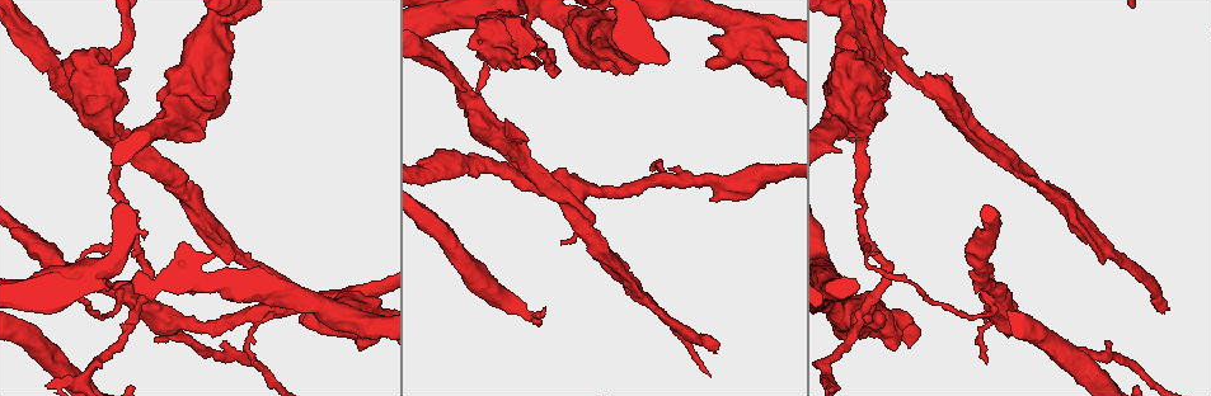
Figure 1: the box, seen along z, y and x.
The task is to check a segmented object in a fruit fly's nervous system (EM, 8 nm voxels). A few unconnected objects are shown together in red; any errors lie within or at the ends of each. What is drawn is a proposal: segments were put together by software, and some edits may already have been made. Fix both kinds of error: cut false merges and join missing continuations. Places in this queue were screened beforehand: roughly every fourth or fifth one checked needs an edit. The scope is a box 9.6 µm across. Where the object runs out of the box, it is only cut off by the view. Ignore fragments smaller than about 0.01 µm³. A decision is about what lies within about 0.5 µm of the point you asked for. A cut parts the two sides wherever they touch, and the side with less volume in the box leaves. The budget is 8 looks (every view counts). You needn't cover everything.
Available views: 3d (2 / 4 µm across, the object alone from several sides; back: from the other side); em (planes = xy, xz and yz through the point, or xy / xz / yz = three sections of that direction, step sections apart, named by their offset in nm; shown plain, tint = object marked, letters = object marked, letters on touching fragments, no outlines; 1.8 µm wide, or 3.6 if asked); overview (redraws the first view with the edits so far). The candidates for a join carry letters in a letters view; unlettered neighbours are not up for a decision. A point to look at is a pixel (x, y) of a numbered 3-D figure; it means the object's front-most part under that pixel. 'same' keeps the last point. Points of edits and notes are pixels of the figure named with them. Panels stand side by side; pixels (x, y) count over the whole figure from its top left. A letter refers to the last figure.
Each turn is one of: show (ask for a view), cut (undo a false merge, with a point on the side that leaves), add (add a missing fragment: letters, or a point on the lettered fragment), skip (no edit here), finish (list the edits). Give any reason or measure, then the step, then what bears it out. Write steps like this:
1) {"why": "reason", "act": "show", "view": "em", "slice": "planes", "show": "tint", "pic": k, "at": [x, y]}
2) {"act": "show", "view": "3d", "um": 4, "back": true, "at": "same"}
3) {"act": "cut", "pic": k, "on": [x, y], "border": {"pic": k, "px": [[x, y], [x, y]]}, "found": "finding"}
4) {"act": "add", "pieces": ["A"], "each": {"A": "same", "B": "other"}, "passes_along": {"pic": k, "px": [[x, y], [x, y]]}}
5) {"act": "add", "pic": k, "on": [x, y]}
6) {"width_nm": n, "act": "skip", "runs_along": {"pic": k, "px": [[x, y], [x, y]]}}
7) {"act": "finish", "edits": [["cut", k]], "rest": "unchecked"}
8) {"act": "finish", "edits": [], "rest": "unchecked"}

{"act": "show", "view": "3d", "um": 4, "back": true, "pic": 1, "at": [566, 198]}

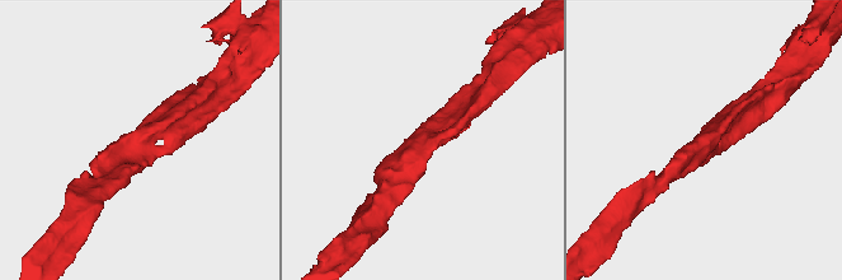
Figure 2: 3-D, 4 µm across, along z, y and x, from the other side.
{"why": "now the EM", "act": "show", "view": "em", "um": 3.6, "slice": "planes", "show": "letters", "pic": 2, "at": [706, 141]}

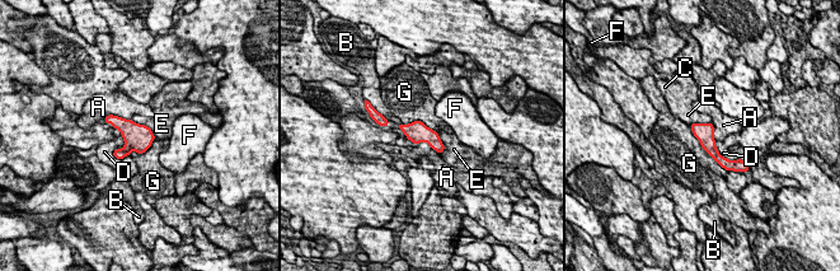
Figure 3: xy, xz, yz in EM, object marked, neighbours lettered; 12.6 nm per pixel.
{"longest_contact_nm": ["G", 750], "act": "skip", "each": {"A": "other", "B": "other", "C": "other", "D": "other", "E": "other", "F": "other", "G": "other"}, "border": {"pic": 3, "px": [[103, 118], [117, 115], [130, 120]]}, "found": "continuous, no second cell"}

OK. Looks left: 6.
{"why": "abrupt turn", "act": "show", "view": "3d", "um": 4, "pic": 1, "at": [212, 71]}

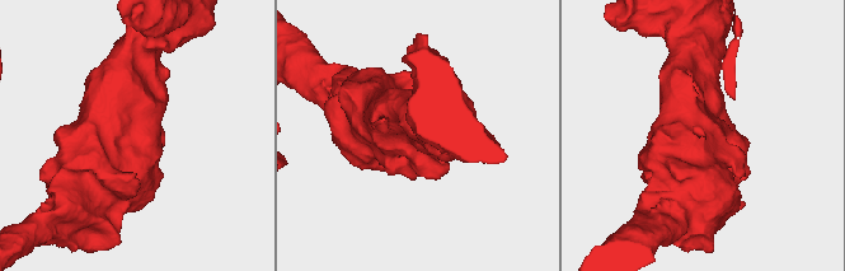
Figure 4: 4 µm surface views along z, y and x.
{"act": "show", "view": "em", "um": 3.6, "slice": "planes", "show": "tint", "pic": 4, "at": [129, 132]}

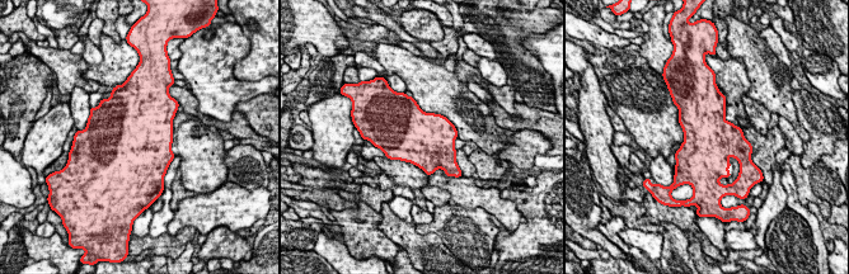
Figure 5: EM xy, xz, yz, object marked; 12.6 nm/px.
{"why": "what lies round it", "act": "show", "view": "em", "um": 3.6, "slice": "planes", "show": "letters", "at": "same"}

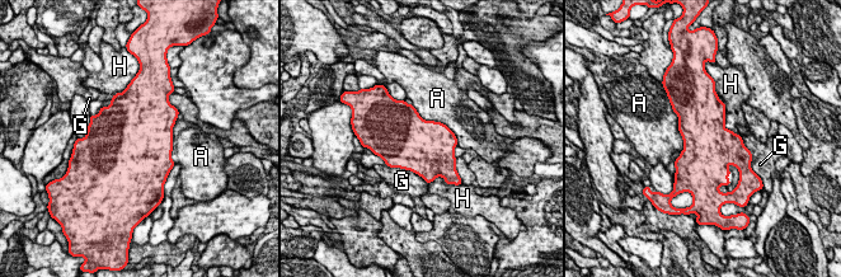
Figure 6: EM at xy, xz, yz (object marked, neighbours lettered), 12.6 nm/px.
{"act": "skip", "each": {"A": "other", "G": "other", "H": "other"}, "border": {"pic": 6, "px": [[412, 103], [457, 145]]}, "found": "continuous, no second cell"}

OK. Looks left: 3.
{"why": "sharp bend", "act": "show", "view": "3d", "um": 4, "pic": 1, "at": [662, 183]}

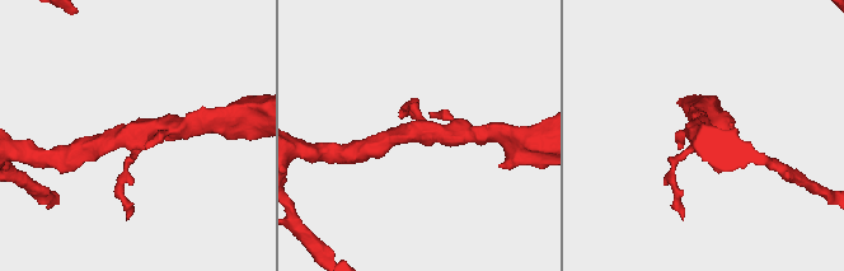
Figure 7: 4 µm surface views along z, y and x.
{"why": "now the EM", "act": "show", "view": "em", "slice": "planes", "show": "letters", "pic": 7, "at": [421, 131]}

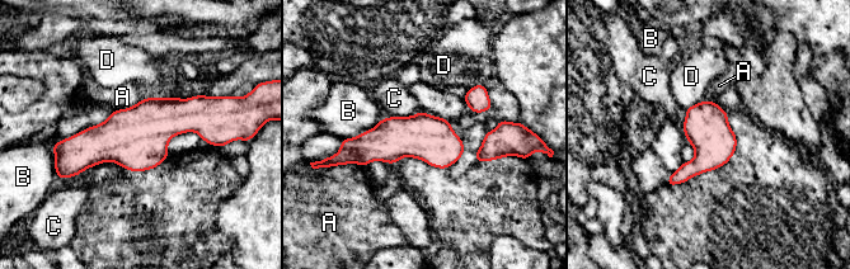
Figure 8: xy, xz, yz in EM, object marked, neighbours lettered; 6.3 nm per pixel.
{"width_nm": 280, "act": "skip", "each": {"A": "other", "B": "other", "C": "other", "D": "other"}, "border": {"pic": 8, "px": [[419, 112], [412, 116], [390, 117]]}, "found": "one cell here"}

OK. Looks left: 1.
{"act": "finish", "edits": [], "rest": "unchecked"}

